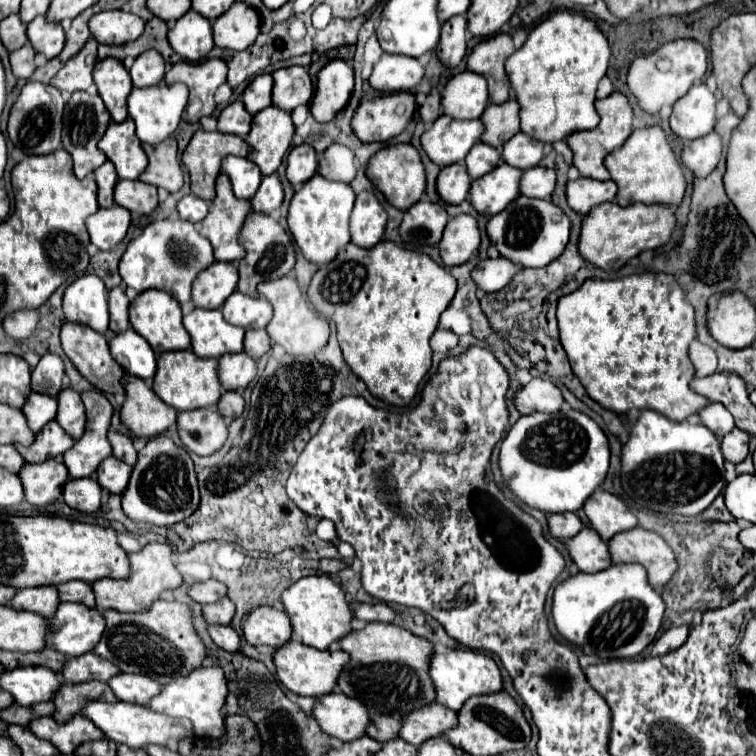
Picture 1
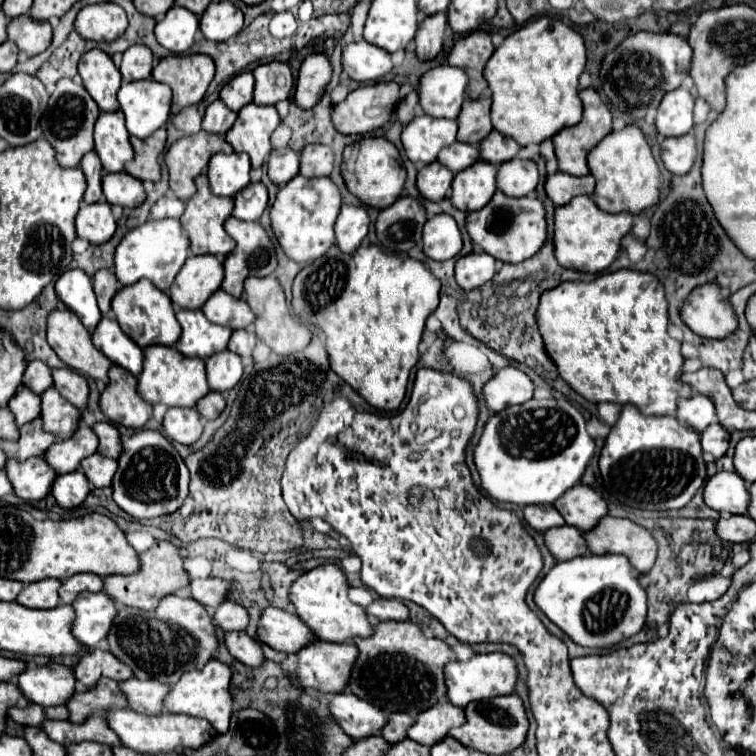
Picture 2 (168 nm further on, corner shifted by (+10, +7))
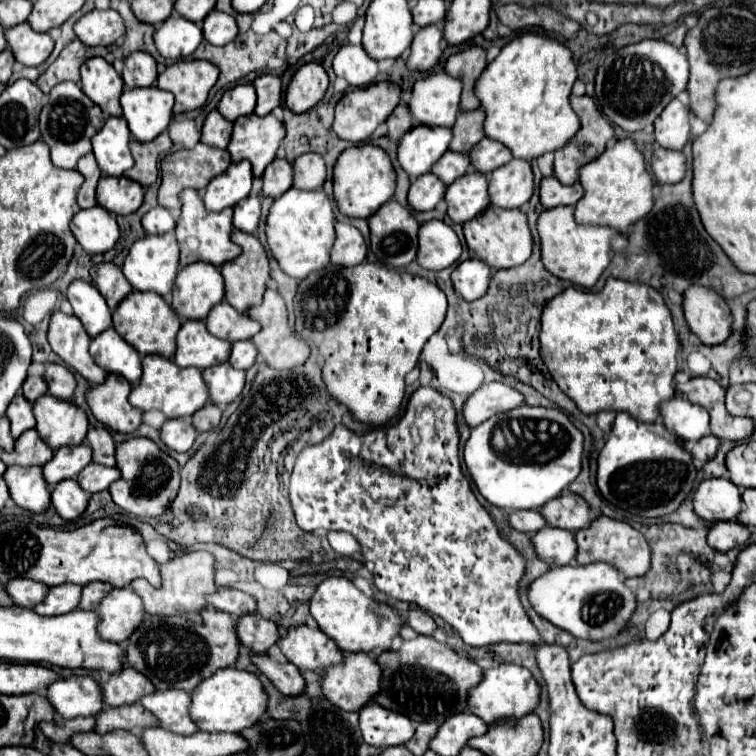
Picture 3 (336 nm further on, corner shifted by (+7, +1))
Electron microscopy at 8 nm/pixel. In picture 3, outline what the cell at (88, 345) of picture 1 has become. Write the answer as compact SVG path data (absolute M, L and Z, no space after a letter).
M54 311L48 327L48 343L60 359L80 373L84 379L88 379L94 385L104 383L106 371L94 363L94 359L88 353L90 337L84 331L82 323L74 315L64 315L62 311Z

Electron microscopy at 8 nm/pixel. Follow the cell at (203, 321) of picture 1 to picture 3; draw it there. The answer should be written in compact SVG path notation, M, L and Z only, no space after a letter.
M184 321L178 331L178 349L174 363L178 367L206 369L216 363L224 363L230 357L230 343L214 337L204 321Z

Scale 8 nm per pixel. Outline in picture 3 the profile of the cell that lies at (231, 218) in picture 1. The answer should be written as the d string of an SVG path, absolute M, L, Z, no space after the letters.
M184 189L180 193L180 199L182 199L182 215L180 215L180 219L176 223L176 231L174 231L176 239L178 239L178 247L180 247L180 265L188 265L194 261L222 265L240 255L240 247L230 241L232 209L224 209L220 213L208 211L196 189Z

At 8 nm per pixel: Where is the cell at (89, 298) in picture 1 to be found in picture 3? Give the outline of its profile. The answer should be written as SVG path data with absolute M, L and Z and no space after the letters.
M76 279L68 287L68 301L74 309L74 315L82 321L86 333L90 337L96 337L104 329L112 327L112 315L108 305L104 303L104 297L92 283L86 283L84 279Z

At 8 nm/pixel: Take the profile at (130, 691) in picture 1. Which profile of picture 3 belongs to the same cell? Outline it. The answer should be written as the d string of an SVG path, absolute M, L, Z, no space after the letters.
M178 689L172 691L154 691L150 695L144 695L140 703L156 715L158 723L162 729L168 729L172 733L180 735L190 735L196 731L196 725L192 723L188 715L188 705L190 705L190 695Z

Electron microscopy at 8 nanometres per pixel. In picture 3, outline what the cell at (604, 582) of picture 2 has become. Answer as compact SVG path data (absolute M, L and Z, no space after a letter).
M610 563L554 567L528 587L528 599L538 615L578 639L602 641L622 633L636 609L636 597Z

